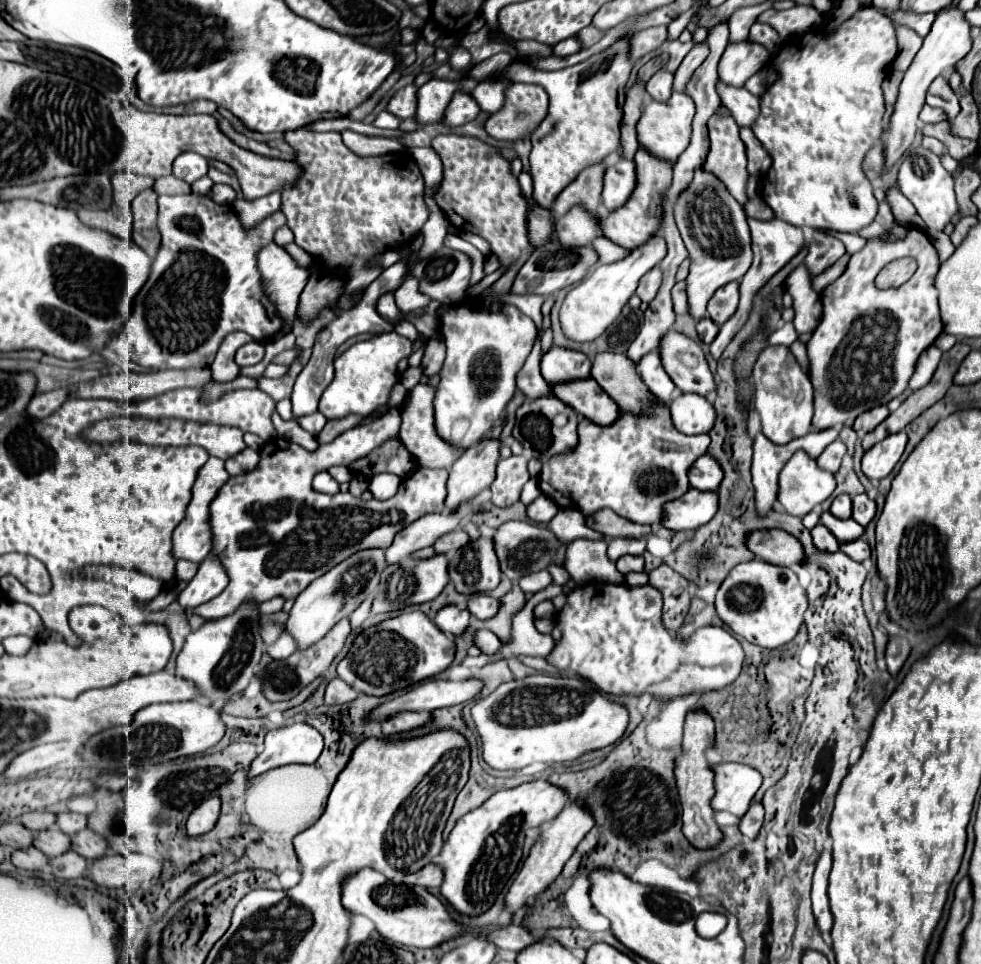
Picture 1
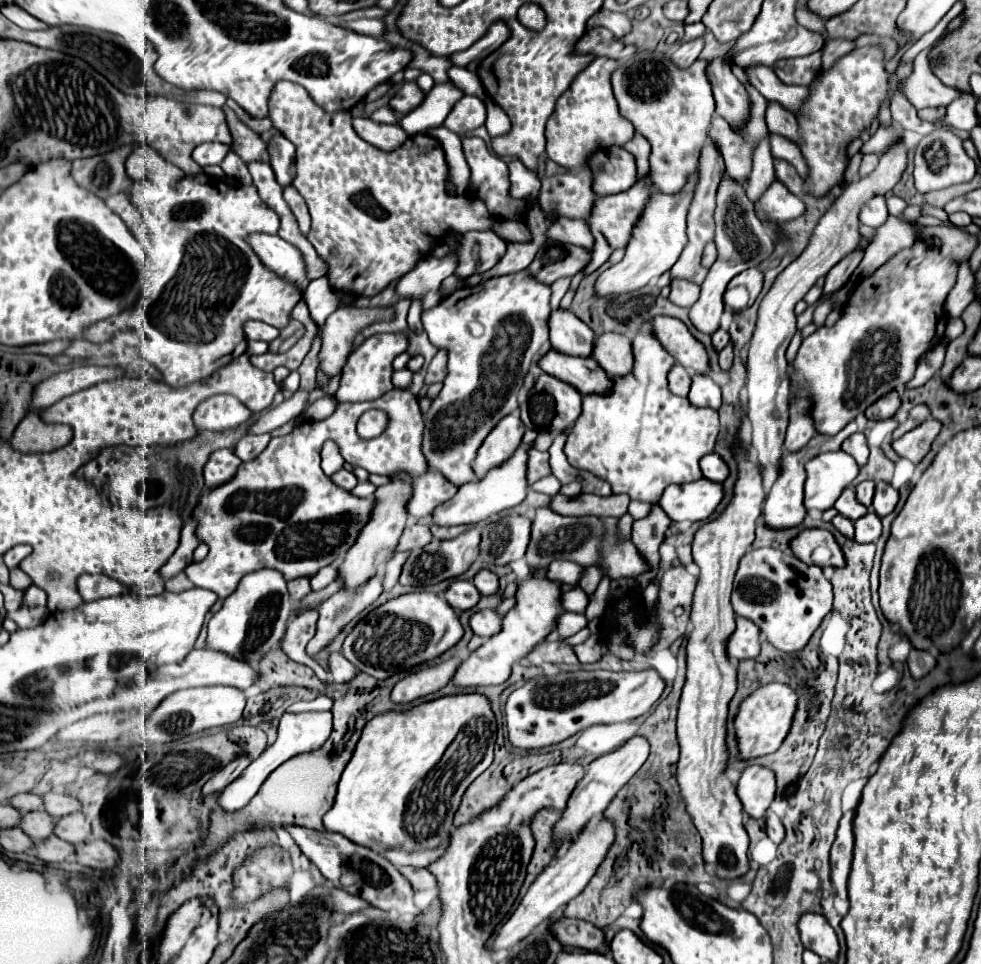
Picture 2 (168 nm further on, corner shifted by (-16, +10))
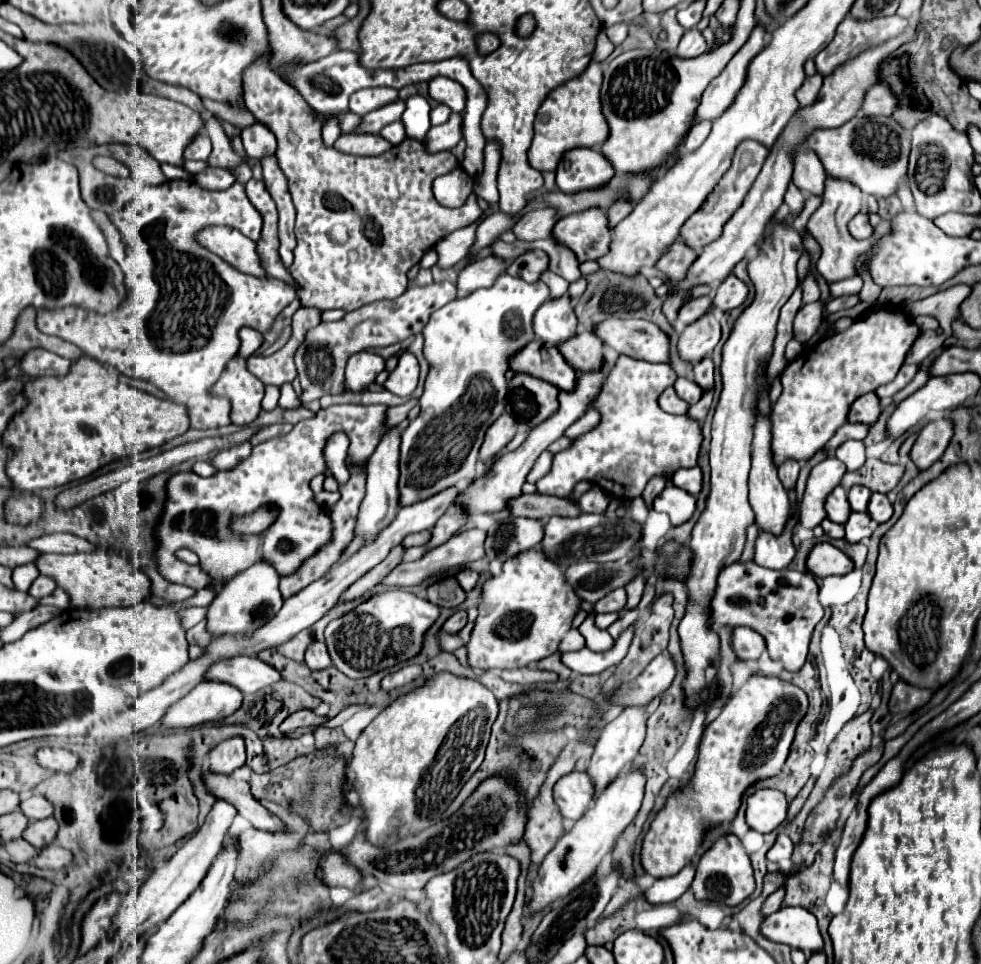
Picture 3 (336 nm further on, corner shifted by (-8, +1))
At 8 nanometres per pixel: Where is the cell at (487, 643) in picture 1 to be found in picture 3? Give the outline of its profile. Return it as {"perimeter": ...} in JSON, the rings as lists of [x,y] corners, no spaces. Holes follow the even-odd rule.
{"perimeter":[[[458,610],[458,612],[454,612],[454,614],[444,622],[442,630],[448,632],[448,634],[456,634],[456,632],[460,632],[464,626],[466,626],[466,612],[464,612],[464,610]]]}

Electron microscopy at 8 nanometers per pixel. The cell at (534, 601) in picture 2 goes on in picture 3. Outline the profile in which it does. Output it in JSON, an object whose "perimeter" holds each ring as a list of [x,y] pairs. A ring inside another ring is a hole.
{"perimeter":[[[538,544],[508,558],[502,572],[482,584],[478,618],[466,646],[472,668],[524,668],[554,654],[564,634],[572,628],[582,600],[566,582],[566,568],[550,560],[540,548]]]}

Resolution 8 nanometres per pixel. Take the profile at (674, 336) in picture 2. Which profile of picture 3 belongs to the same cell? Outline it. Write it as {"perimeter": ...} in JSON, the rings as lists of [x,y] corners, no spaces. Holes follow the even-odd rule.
{"perimeter":[[[610,318],[596,324],[594,334],[603,342],[610,367],[621,354],[648,362],[668,362],[668,336],[648,320]]]}

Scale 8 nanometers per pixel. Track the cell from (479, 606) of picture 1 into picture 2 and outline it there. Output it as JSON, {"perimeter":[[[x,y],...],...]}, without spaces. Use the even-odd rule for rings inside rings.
{"perimeter":[[[480,571],[480,573],[474,577],[474,585],[476,585],[476,589],[480,591],[480,595],[484,595],[484,597],[496,595],[498,589],[500,589],[498,577],[496,577],[492,571]]]}

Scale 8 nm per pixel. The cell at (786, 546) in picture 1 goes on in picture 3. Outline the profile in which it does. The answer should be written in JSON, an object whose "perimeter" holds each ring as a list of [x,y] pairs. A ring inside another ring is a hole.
{"perimeter":[[[828,542],[816,544],[808,554],[808,572],[812,572],[814,576],[820,578],[834,576],[834,574],[842,576],[852,570],[854,570],[852,558],[848,558],[848,554],[844,554],[842,550],[838,550]]]}

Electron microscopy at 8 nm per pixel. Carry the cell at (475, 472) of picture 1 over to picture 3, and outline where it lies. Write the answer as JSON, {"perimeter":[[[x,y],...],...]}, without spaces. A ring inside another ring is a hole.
{"perimeter":[[[502,414],[490,428],[484,438],[484,444],[480,448],[480,460],[492,458],[492,454],[500,454],[500,450],[506,448],[506,444],[514,438],[518,422],[510,414]]]}

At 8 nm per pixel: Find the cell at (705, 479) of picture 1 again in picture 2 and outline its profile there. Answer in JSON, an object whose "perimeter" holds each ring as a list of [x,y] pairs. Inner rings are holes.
{"perimeter":[[[708,453],[708,455],[704,455],[704,457],[700,459],[700,469],[702,469],[702,475],[704,475],[706,479],[716,481],[716,483],[722,483],[722,481],[728,477],[728,473],[730,473],[728,465],[724,463],[724,459],[722,459],[718,453]]]}

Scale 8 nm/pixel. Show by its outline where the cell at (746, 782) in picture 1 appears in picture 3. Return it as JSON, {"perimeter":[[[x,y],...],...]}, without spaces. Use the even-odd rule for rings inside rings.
{"perimeter":[[[758,788],[748,796],[746,822],[752,830],[760,834],[768,834],[776,830],[788,816],[788,800],[778,790]]]}

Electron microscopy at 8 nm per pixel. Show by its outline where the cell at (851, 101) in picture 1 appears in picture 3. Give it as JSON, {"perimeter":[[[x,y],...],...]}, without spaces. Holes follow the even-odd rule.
{"perimeter":[[[858,212],[858,214],[852,218],[852,222],[848,224],[848,230],[850,230],[850,234],[852,234],[856,240],[864,240],[864,238],[870,238],[870,236],[874,234],[874,230],[872,230],[872,226],[870,226],[870,222],[868,222],[868,214],[862,214],[862,212]]]}

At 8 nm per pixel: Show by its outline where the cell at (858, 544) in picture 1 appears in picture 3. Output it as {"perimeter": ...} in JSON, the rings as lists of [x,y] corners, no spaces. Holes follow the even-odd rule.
{"perimeter":[[[850,512],[844,528],[846,528],[846,540],[848,542],[862,542],[870,538],[872,534],[872,518],[868,512]]]}

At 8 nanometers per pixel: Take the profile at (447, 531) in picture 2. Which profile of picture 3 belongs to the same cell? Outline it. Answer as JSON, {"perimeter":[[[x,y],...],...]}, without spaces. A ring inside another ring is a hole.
{"perimeter":[[[430,530],[410,534],[410,536],[406,536],[406,538],[402,540],[402,544],[404,544],[406,548],[410,548],[410,546],[420,546],[420,544],[426,544],[428,540],[430,540]]]}

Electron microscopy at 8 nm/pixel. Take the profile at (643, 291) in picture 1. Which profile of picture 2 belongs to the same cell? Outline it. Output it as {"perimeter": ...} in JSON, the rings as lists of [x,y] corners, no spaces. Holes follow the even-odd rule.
{"perimeter":[[[672,279],[670,281],[670,301],[676,305],[694,305],[700,295],[700,285],[684,281],[684,279]]]}

